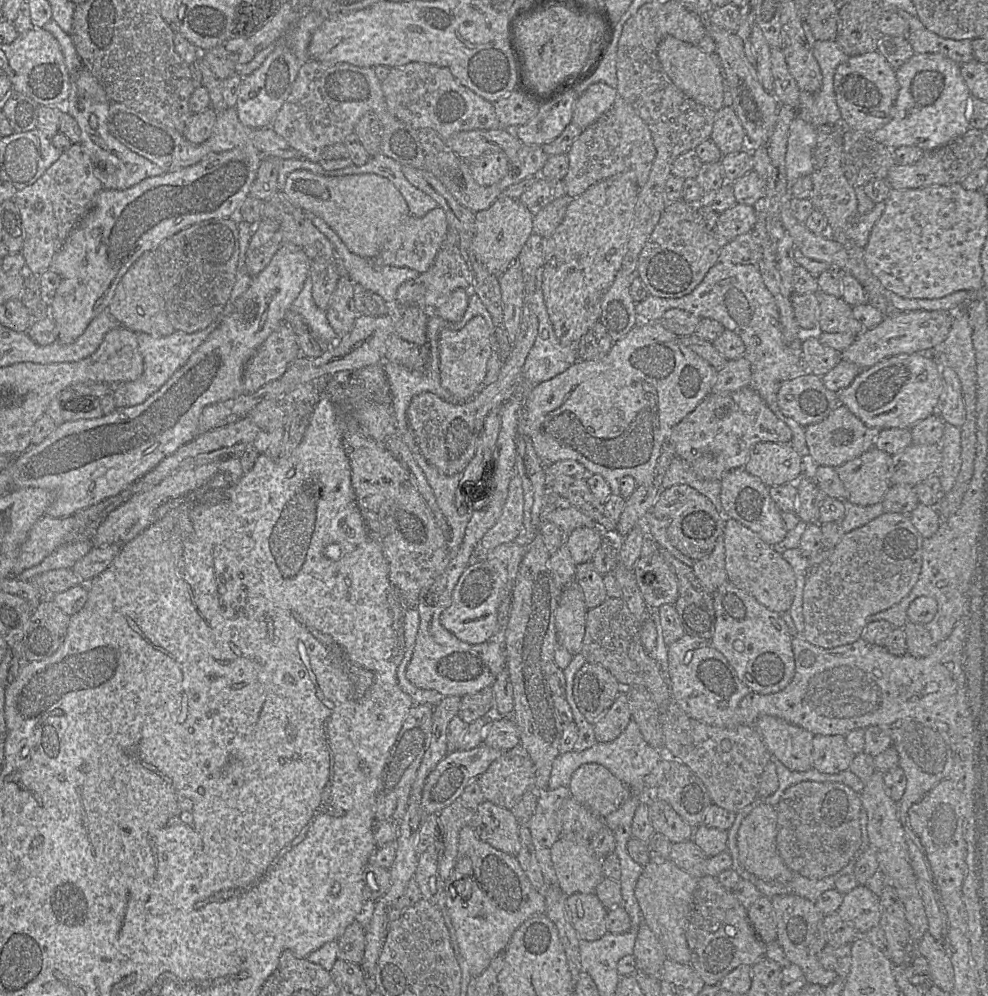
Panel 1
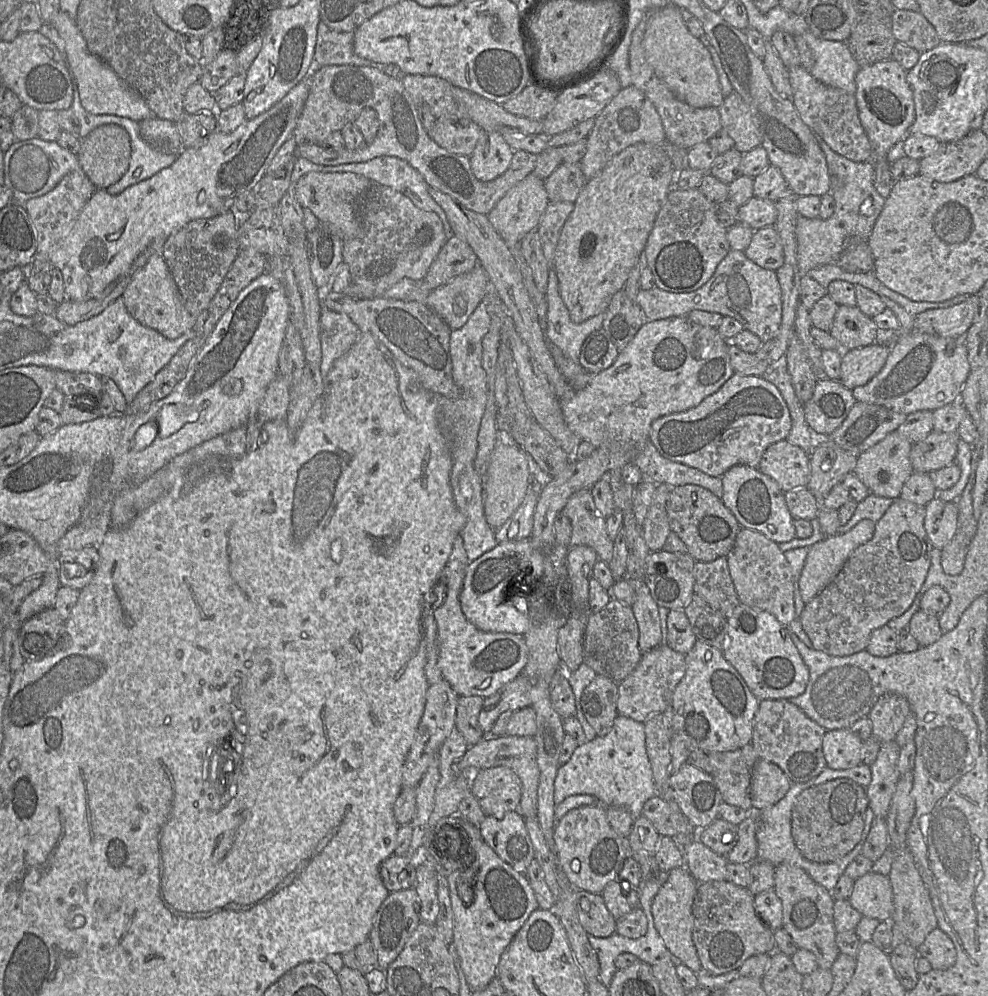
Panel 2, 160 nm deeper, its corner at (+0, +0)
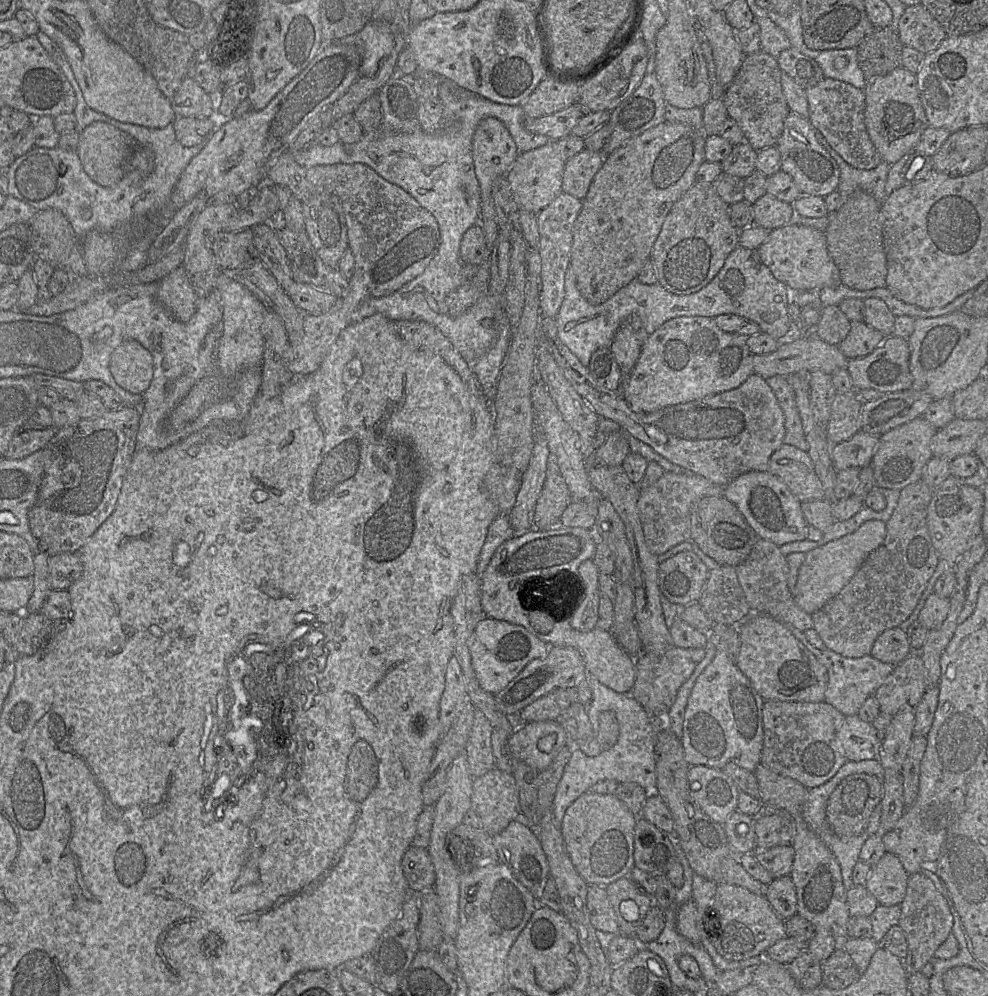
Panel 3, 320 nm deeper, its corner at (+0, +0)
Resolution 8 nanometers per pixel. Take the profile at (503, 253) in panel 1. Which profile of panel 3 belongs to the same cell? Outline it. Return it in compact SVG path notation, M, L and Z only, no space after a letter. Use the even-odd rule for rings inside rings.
M550 140L539 148L520 153L506 174L519 209L538 214L562 193L565 163L566 160L560 157L560 148L555 140Z

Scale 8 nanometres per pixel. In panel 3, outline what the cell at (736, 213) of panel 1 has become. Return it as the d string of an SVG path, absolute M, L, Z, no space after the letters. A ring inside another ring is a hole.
M769 194L752 203L753 223L769 230L787 225L793 221L794 206Z

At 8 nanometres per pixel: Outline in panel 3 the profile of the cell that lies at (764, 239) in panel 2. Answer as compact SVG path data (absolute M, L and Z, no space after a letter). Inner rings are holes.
M797 223L770 230L766 240L758 247L762 262L772 274L789 289L817 291L842 284L838 268L829 255L825 232Z

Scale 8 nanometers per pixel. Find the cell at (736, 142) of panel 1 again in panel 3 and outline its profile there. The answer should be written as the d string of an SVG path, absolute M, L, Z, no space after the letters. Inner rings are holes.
M764 51L745 55L739 71L722 97L728 117L737 122L745 141L757 151L776 145L791 112L783 93L781 75L777 58Z

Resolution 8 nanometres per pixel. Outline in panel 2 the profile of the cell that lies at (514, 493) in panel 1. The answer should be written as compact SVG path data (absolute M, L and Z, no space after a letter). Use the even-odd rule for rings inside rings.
M498 431L497 442L483 477L483 505L487 523L492 529L500 528L516 511L531 486L537 469L525 451L516 444L507 431Z

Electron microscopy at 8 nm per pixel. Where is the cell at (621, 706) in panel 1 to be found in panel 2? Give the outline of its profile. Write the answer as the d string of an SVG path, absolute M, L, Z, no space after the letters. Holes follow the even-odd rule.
M668 645L644 653L636 668L618 684L618 714L644 723L650 716L663 713L672 705L673 692L685 671L685 654L672 650Z

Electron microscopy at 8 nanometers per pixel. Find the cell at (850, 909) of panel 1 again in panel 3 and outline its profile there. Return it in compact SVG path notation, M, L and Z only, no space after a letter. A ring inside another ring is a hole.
M885 852L870 865L864 886L880 905L901 904L906 892L908 875L899 858Z

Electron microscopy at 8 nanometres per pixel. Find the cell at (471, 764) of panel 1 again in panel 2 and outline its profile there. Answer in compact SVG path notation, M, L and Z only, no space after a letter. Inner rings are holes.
M486 735L481 741L467 748L459 761L453 764L453 771L454 773L466 774L472 784L474 774L477 774L481 769L496 766L509 767L517 774L522 784L521 799L517 811L526 819L537 816L539 769L536 761L536 753L537 747L533 736Z

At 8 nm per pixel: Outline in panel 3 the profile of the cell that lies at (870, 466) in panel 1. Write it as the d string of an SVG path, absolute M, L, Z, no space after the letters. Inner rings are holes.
M919 416L882 435L870 462L875 486L901 490L921 479L923 468L933 457L930 443L936 431L929 421Z

